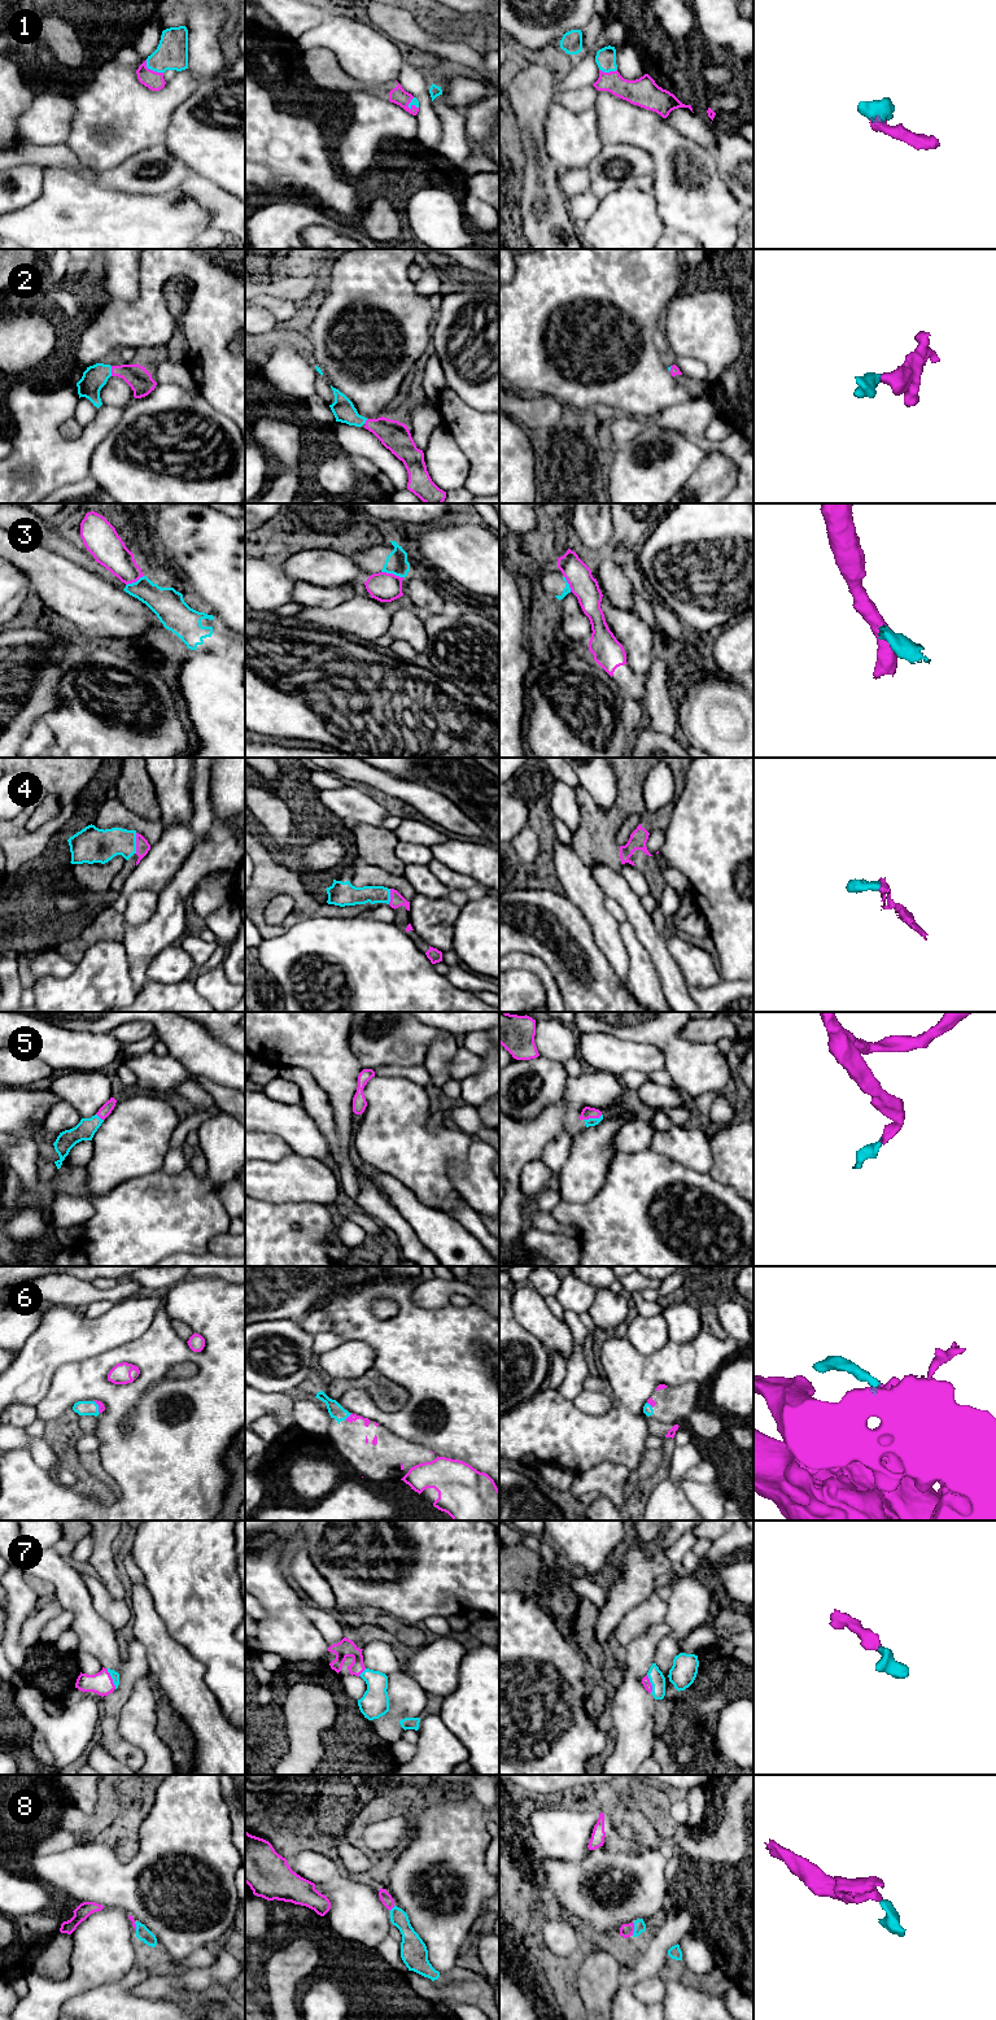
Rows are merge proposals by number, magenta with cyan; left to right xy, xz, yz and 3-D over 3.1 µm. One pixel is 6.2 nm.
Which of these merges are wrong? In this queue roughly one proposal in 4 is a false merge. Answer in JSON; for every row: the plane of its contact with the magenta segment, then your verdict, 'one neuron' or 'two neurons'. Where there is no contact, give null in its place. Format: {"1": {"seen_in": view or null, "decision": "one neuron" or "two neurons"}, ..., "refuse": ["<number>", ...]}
{"1": {"seen_in": "xy", "decision": "one neuron"}, "2": {"seen_in": "xy", "decision": "one neuron"}, "3": {"seen_in": "xz", "decision": "two neurons"}, "4": {"seen_in": "xy", "decision": "one neuron"}, "5": {"seen_in": "yz", "decision": "one neuron"}, "6": {"seen_in": "xz", "decision": "two neurons"}, "7": {"seen_in": "xy", "decision": "one neuron"}, "8": {"seen_in": "yz", "decision": "one neuron"}, "refuse": ["3", "6"]}

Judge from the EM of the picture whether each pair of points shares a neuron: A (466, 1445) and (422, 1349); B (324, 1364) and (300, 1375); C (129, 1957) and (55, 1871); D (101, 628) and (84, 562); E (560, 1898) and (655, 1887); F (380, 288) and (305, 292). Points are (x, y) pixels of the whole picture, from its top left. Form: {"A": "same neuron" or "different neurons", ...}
{"A": "same neuron", "B": "different neurons", "C": "different neurons", "D": "different neurons", "E": "same neuron", "F": "different neurons"}

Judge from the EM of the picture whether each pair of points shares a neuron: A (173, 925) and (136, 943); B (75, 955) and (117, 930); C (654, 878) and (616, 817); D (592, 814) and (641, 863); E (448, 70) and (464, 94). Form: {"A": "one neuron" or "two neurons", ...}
{"A": "one neuron", "B": "one neuron", "C": "one neuron", "D": "one neuron", "E": "one neuron"}

